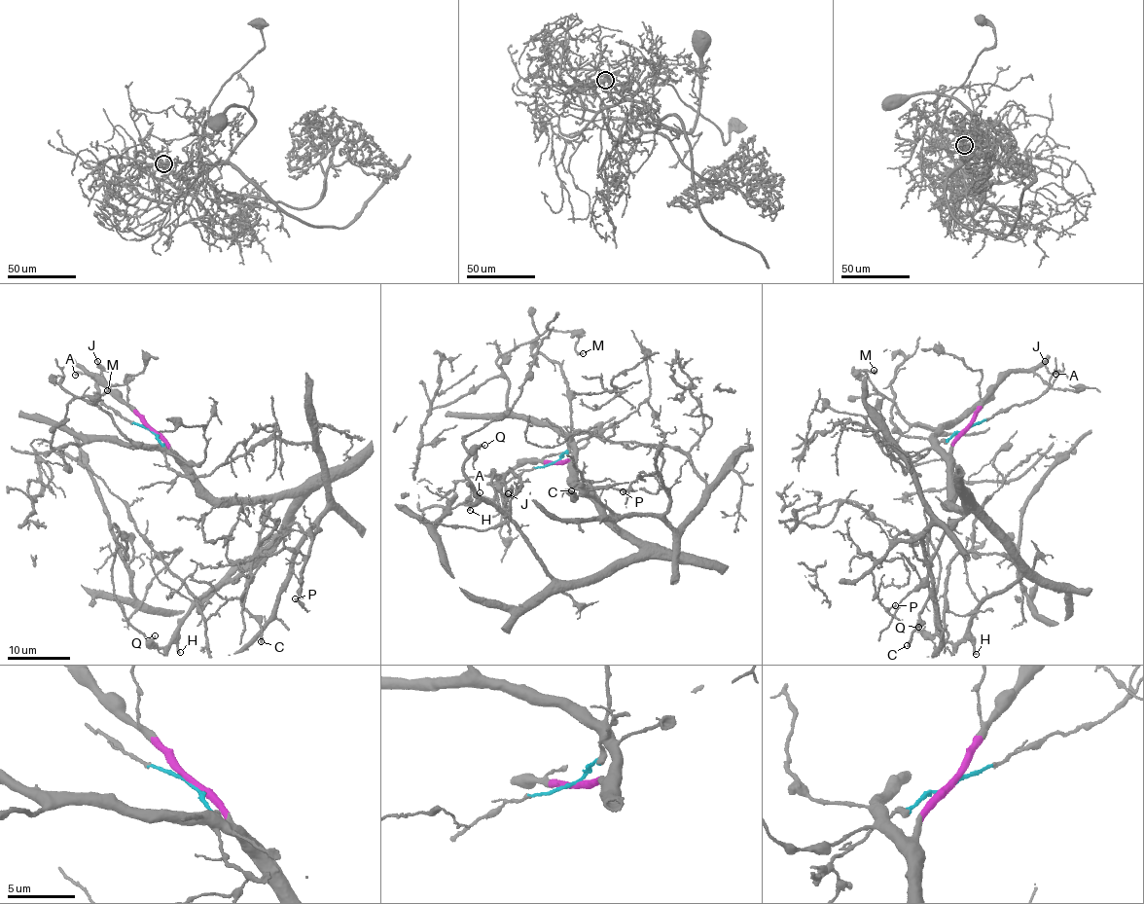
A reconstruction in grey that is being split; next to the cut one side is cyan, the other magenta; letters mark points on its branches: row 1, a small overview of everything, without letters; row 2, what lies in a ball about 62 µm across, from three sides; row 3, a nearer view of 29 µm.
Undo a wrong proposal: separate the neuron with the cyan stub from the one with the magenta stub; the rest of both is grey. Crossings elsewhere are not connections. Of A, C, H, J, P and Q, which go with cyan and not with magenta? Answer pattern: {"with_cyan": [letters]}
{"with_cyan": ["A", "J", "P"]}

